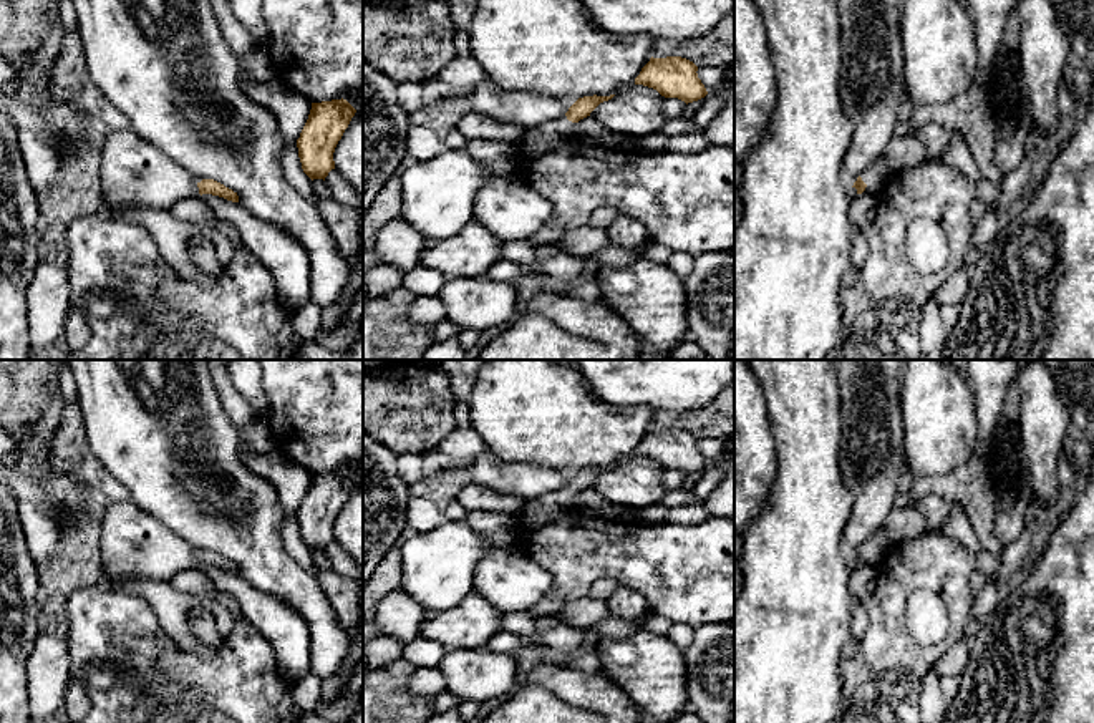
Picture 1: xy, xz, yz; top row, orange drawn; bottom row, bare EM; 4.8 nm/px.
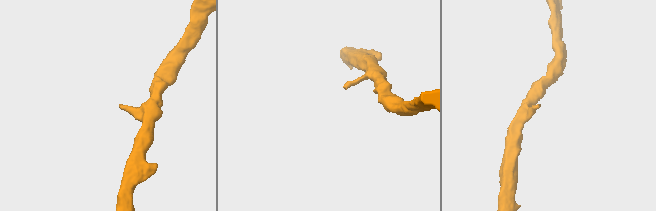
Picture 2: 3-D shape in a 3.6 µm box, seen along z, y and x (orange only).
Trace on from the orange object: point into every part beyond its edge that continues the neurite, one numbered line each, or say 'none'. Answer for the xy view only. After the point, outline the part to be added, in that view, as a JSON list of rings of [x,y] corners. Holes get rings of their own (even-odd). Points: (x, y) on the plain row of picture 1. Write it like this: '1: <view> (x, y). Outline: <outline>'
none

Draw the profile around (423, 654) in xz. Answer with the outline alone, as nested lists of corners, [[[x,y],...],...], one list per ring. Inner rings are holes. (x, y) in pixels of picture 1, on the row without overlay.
[[[419,637],[403,647],[401,658],[416,668],[436,668],[448,652],[438,642]]]

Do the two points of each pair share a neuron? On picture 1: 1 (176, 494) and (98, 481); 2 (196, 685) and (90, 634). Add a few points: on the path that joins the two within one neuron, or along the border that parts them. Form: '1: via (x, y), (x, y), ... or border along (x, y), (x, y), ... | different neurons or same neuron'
1: border along (96, 458), (126, 490), (130, 499) | different neurons
2: via (169, 685), (146, 685), (116, 655) | same neuron

